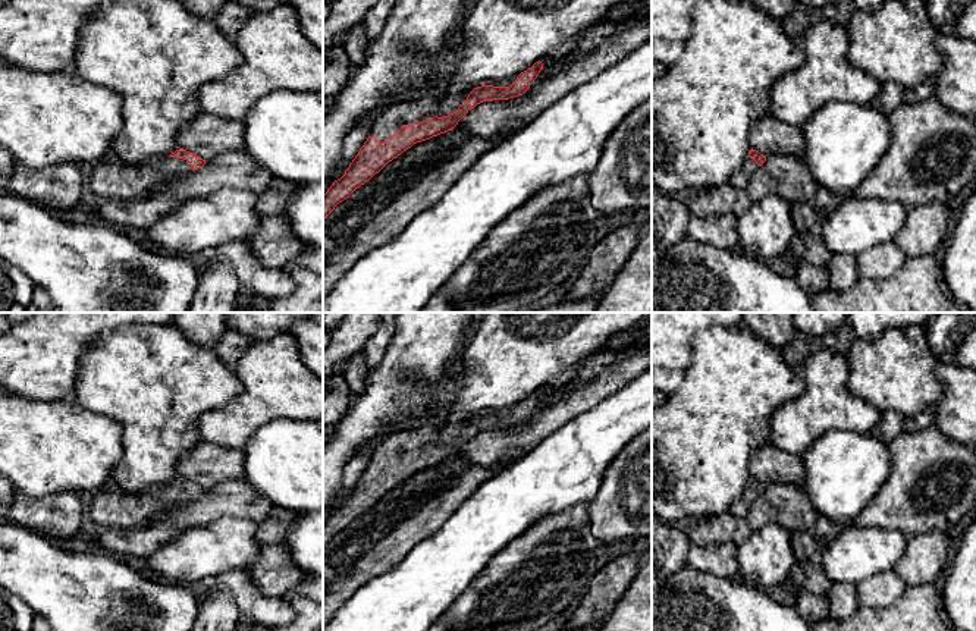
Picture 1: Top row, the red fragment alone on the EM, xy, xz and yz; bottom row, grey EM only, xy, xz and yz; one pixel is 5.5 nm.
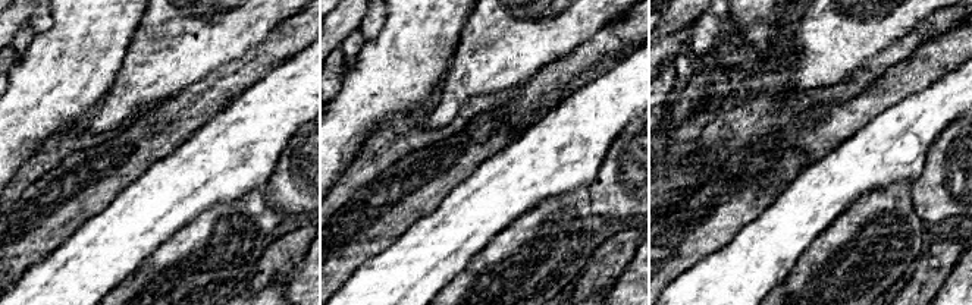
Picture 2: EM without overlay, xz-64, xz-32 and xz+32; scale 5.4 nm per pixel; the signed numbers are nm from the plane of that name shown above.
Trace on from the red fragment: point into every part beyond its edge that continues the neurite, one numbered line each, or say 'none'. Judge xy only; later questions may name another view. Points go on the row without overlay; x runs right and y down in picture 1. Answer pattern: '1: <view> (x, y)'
1: xy (110, 508)

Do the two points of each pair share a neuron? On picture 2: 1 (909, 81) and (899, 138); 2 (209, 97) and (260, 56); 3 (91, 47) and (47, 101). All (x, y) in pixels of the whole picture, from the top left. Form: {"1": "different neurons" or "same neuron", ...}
{"1": "different neurons", "2": "same neuron", "3": "same neuron"}

